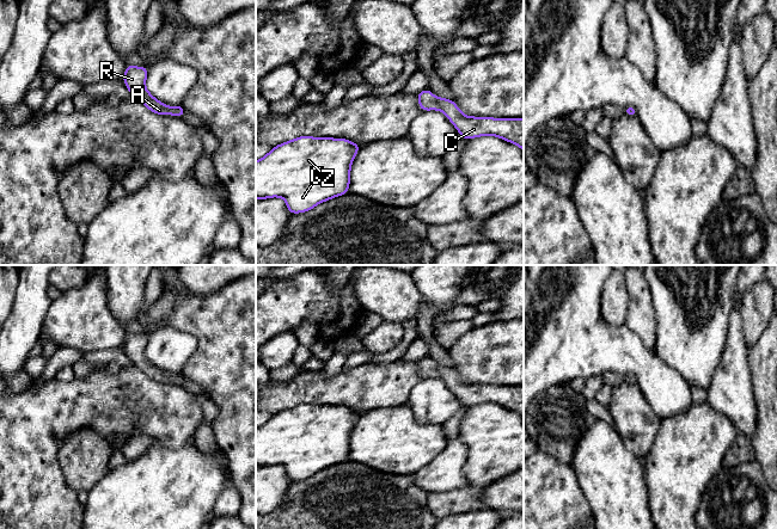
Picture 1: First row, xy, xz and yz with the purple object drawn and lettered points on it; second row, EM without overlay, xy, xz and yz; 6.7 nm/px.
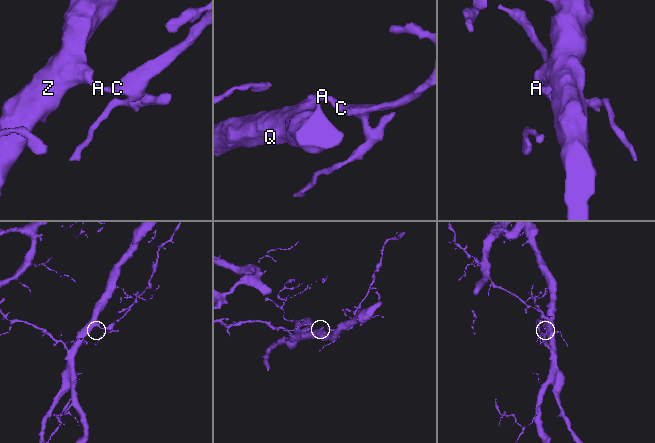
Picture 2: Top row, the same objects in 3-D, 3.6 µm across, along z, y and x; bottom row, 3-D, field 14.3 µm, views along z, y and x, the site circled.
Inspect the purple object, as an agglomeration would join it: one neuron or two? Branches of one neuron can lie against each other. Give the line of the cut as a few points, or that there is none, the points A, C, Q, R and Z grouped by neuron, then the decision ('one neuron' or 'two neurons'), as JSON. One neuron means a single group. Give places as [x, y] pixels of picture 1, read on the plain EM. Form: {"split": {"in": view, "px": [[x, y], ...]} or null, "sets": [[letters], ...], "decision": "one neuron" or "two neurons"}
{"split": null, "sets": [["A", "C", "Q", "R", "Z"]], "decision": "one neuron"}

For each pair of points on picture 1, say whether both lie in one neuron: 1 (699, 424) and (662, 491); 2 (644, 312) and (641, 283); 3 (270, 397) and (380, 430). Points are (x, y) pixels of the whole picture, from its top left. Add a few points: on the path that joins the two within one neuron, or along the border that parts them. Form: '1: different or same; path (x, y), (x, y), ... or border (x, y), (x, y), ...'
1: same; path (696, 441), (678, 467), (677, 474)
2: same; path (641, 305), (641, 290)
3: different; border (389, 407), (369, 408), (361, 414)

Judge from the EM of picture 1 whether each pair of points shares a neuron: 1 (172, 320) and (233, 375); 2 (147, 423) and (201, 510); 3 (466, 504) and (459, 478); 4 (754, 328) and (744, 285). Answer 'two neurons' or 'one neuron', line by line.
1: one neuron
2: two neurons
3: two neurons
4: two neurons

